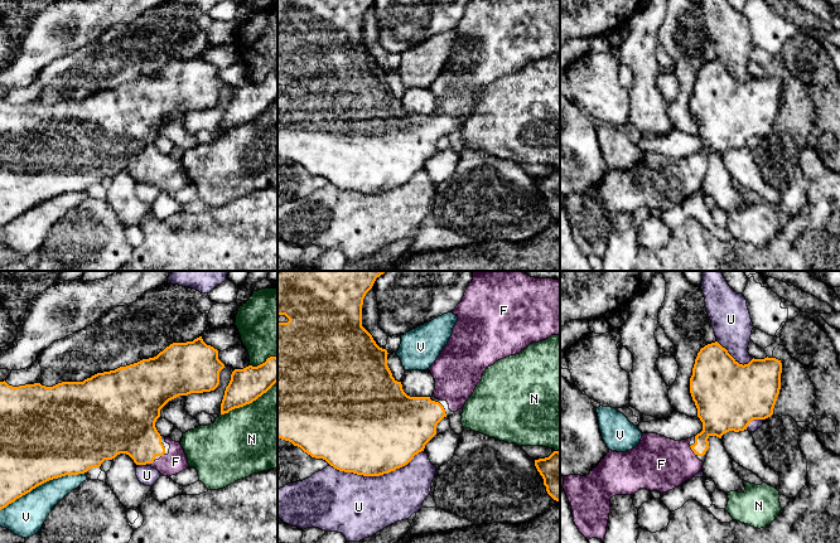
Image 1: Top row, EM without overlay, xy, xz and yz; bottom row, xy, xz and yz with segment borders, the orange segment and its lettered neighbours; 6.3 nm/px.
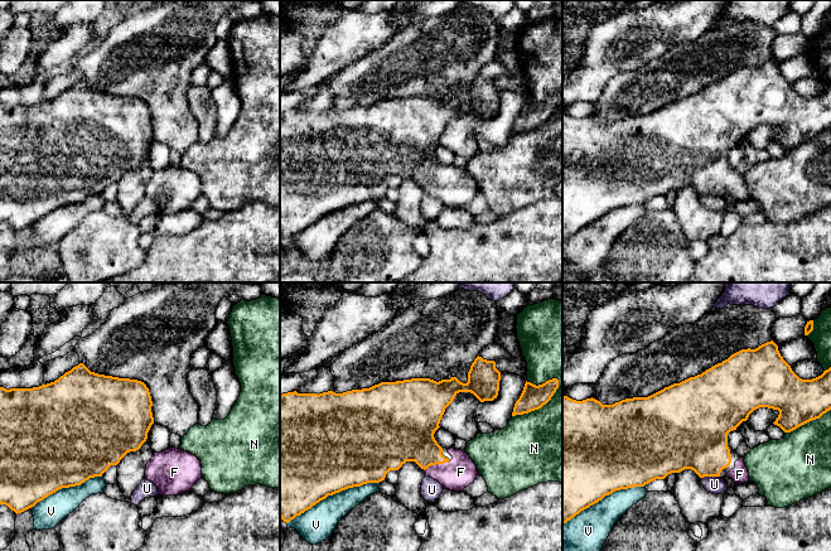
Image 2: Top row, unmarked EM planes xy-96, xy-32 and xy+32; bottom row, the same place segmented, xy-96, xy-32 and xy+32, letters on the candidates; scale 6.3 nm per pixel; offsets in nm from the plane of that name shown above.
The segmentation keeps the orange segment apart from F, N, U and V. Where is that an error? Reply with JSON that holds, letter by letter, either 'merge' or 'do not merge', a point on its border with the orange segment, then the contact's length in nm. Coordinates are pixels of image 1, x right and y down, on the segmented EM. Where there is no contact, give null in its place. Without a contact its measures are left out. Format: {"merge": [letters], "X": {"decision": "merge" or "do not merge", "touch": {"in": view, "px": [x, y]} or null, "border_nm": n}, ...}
{"merge": ["F"], "F": {"decision": "merge", "touch": {"in": "yz", "px": [693, 450]}, "border_nm": 80}, "N": {"decision": "do not merge", "touch": {"in": "xy", "px": [249, 403]}, "border_nm": 420}, "U": {"decision": "do not merge", "touch": {"in": "xz", "px": [376, 475]}, "border_nm": 600}, "V": {"decision": "do not merge", "touch": {"in": "xy", "px": [42, 483]}, "border_nm": 600}}

